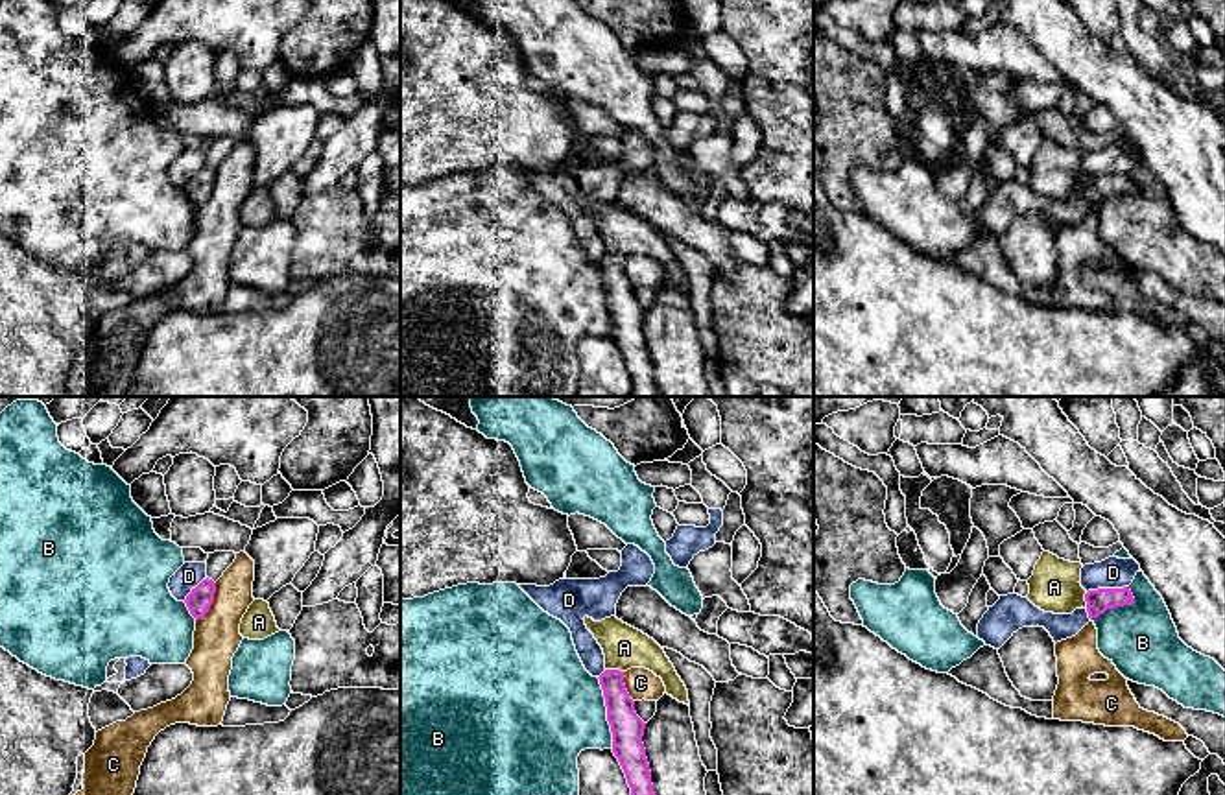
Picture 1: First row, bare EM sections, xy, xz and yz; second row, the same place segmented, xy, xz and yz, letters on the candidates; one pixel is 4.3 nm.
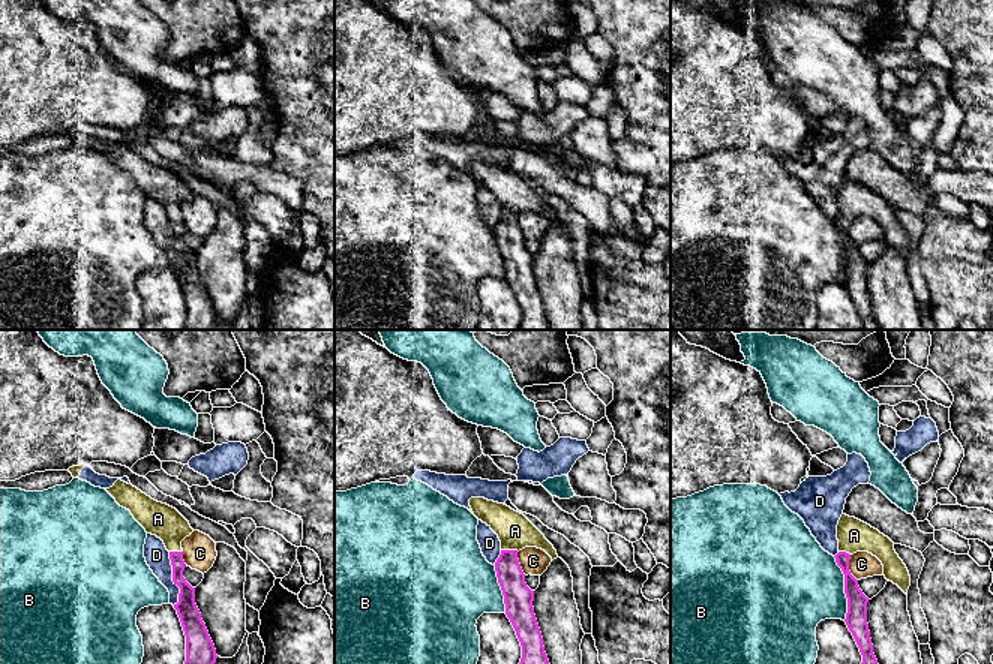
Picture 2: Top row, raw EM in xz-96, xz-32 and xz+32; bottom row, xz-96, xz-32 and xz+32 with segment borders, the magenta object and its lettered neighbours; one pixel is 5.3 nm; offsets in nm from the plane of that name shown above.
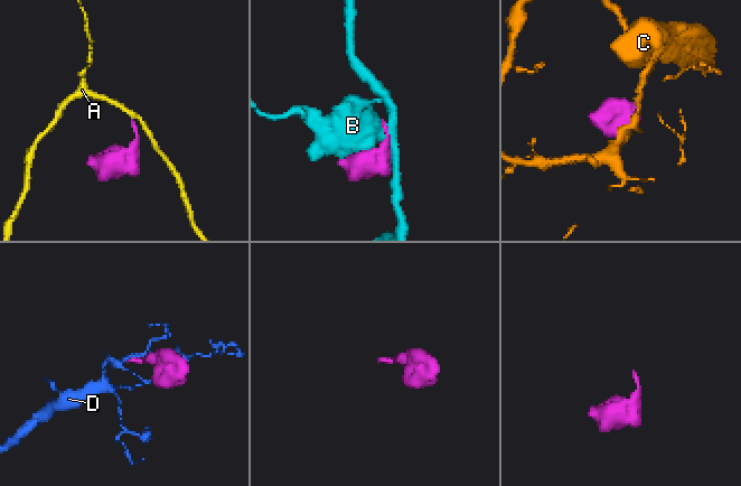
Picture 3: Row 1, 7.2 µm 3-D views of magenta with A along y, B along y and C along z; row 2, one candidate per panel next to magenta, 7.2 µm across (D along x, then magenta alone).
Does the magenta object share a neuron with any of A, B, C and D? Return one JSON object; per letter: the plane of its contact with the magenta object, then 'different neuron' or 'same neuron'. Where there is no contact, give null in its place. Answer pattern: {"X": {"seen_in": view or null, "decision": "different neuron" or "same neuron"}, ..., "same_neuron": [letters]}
{"A": {"seen_in": "xz", "decision": "same neuron"}, "B": {"seen_in": "xz", "decision": "different neuron"}, "C": {"seen_in": "xy", "decision": "different neuron"}, "D": {"seen_in": "yz", "decision": "different neuron"}, "same_neuron": ["A"]}

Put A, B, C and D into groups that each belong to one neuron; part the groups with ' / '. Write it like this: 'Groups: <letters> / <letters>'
Groups: A / B / C / D

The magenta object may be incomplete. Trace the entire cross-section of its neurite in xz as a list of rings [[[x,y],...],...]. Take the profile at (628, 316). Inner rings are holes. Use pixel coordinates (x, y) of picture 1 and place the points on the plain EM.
[[[589,203],[583,207],[605,242],[605,258],[598,266],[612,319],[612,339],[631,374],[631,397],[660,397],[642,330],[646,310],[635,299],[635,288],[625,277],[624,260],[631,255],[646,255],[662,266],[668,282],[690,293],[688,277],[653,225],[616,203],[601,208]]]

